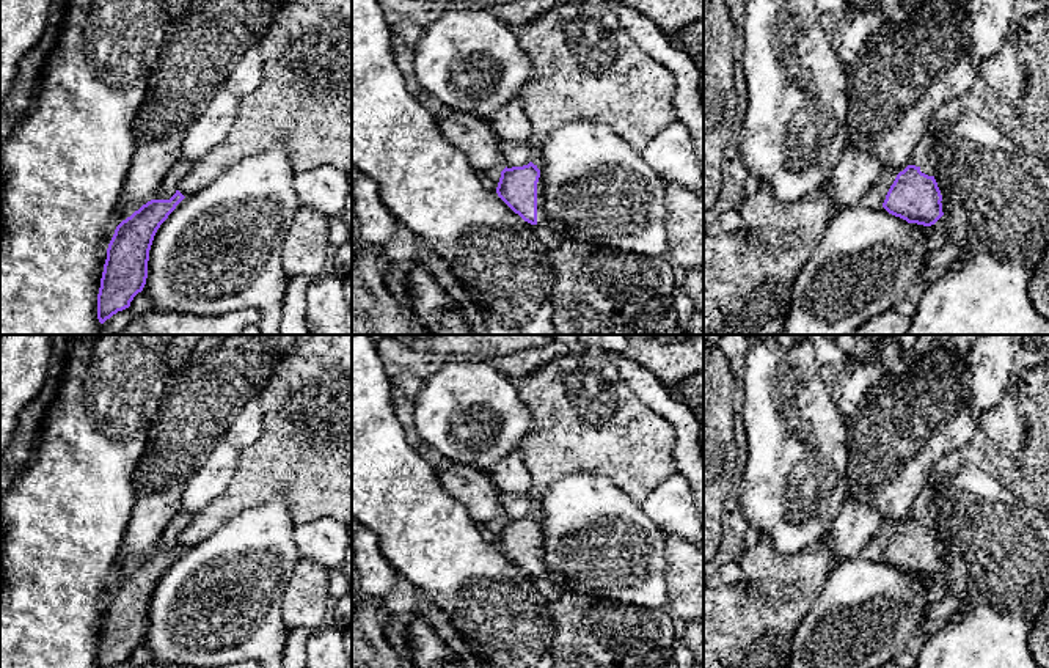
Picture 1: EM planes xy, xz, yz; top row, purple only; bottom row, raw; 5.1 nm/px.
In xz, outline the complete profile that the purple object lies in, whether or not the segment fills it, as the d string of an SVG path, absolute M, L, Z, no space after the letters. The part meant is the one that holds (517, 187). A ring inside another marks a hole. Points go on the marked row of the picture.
M537 165L504 168L496 187L498 196L524 222L545 225L543 181Z

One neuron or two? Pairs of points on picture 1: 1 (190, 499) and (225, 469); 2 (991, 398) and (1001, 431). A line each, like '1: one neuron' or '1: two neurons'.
1: one neuron
2: two neurons

